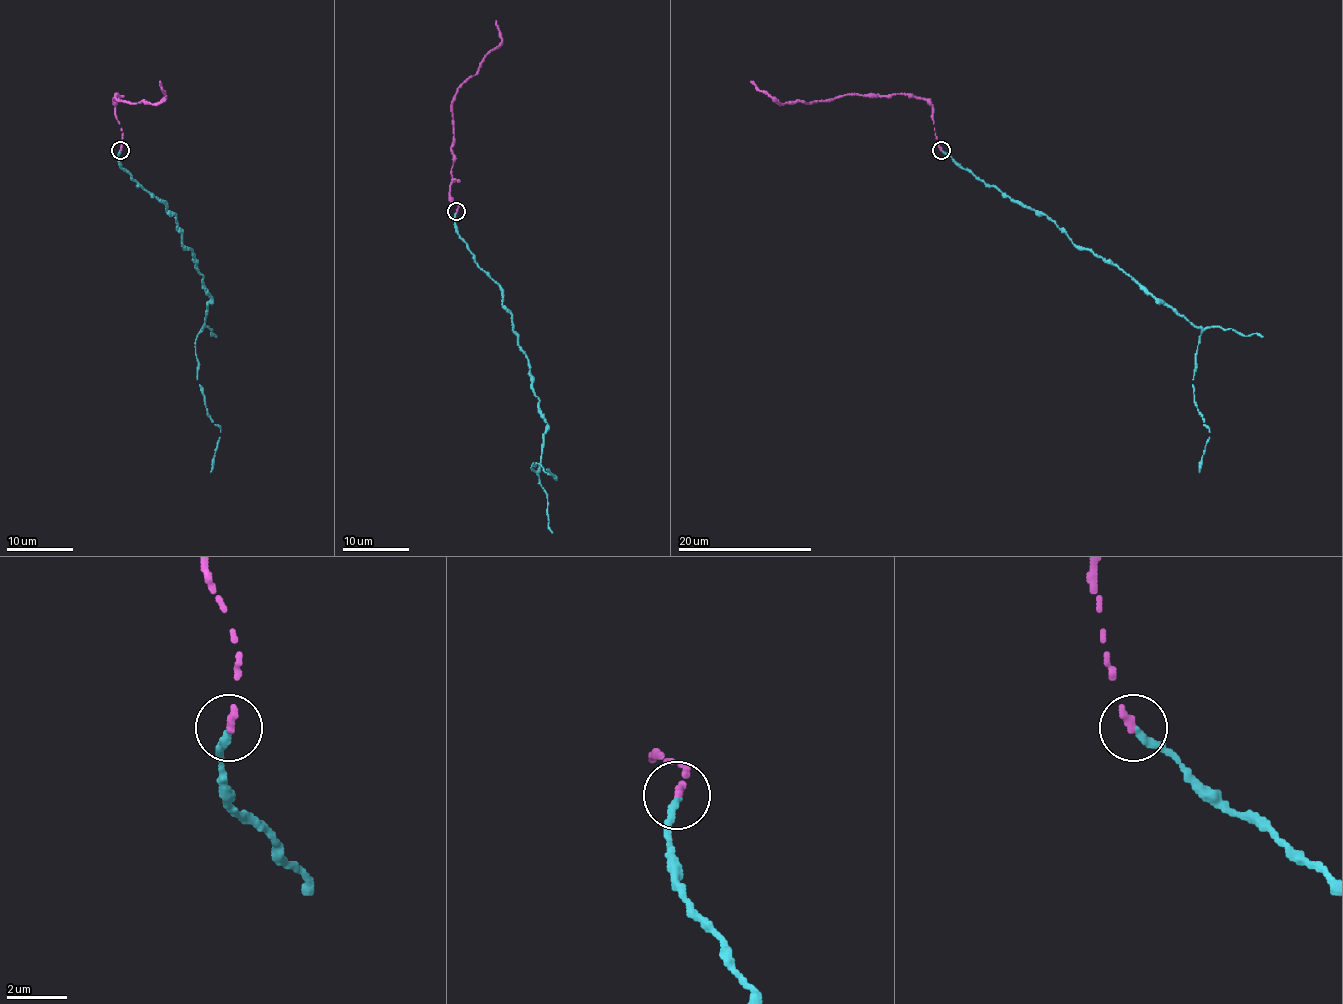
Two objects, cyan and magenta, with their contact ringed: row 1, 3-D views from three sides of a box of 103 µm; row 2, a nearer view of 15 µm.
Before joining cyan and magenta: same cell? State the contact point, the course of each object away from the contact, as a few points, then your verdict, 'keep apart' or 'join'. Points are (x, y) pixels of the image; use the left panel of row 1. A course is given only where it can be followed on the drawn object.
(120, 150) | cyan via (121, 150), (119, 165), (176, 215), (181, 242), (211, 295), (194, 345), (207, 416), (221, 429), (211, 472) | magenta via (121, 150), (122, 135), (116, 117), (116, 93), (119, 100), (159, 103), (166, 97), (159, 81) | join

